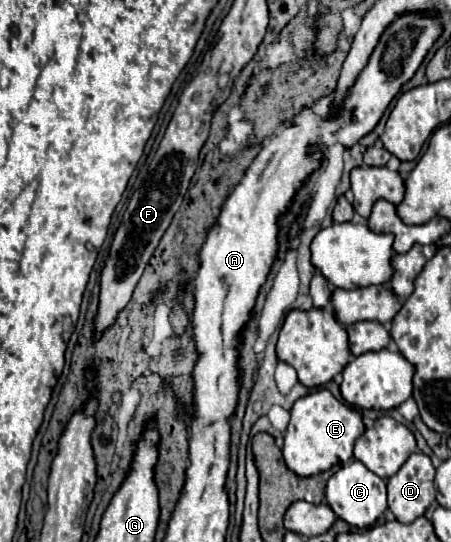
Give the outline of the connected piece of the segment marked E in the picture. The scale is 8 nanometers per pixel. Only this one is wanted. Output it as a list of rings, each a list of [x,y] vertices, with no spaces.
[[[317,390],[299,398],[291,408],[291,422],[285,430],[283,458],[291,472],[297,476],[315,476],[335,464],[345,464],[353,456],[355,440],[365,432],[361,414],[347,404],[339,402],[329,390]]]

